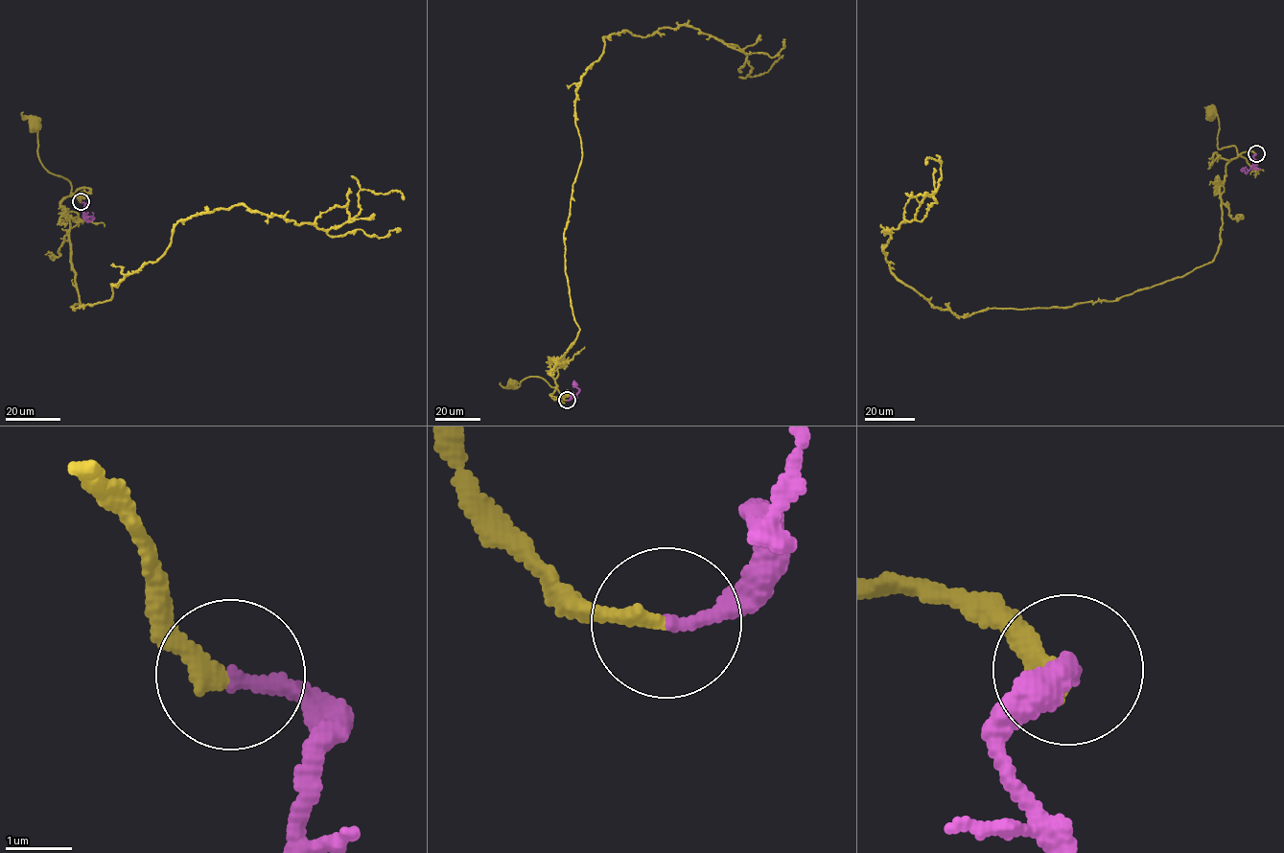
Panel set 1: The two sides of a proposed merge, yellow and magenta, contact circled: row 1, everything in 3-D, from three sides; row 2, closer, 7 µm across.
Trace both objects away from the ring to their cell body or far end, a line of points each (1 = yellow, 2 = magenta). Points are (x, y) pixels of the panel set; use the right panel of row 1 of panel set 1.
1: (1255, 153), (1248, 150), (1239, 154), (1234, 146), (1219, 149), (1218, 117), (1210, 114)
2: (1255, 153), (1253, 156), (1256, 164), (1247, 172), (1243, 169), (1246, 167)

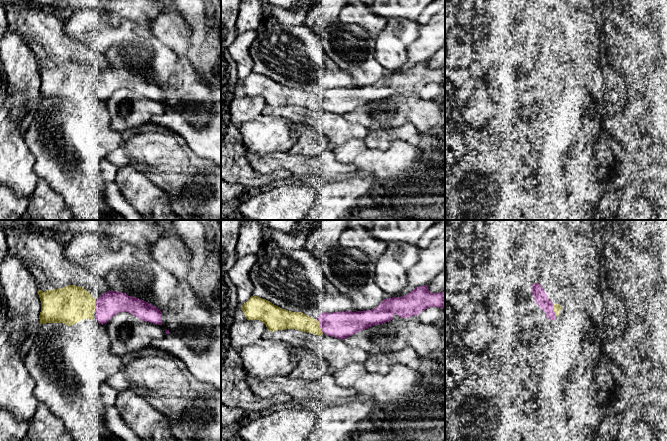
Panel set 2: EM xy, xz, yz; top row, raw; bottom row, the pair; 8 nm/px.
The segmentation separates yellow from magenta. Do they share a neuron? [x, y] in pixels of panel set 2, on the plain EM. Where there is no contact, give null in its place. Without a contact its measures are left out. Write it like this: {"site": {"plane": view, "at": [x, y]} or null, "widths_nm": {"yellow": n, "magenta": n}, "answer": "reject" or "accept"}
{"site": {"plane": "xz", "at": [319, 102]}, "widths_nm": {"yellow": 140, "magenta": 220}, "answer": "accept"}

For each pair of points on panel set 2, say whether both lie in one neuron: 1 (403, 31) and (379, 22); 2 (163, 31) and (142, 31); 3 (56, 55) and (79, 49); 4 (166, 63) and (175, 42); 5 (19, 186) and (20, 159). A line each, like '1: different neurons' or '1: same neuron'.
1: different neurons
2: different neurons
3: same neuron
4: different neurons
5: same neuron

